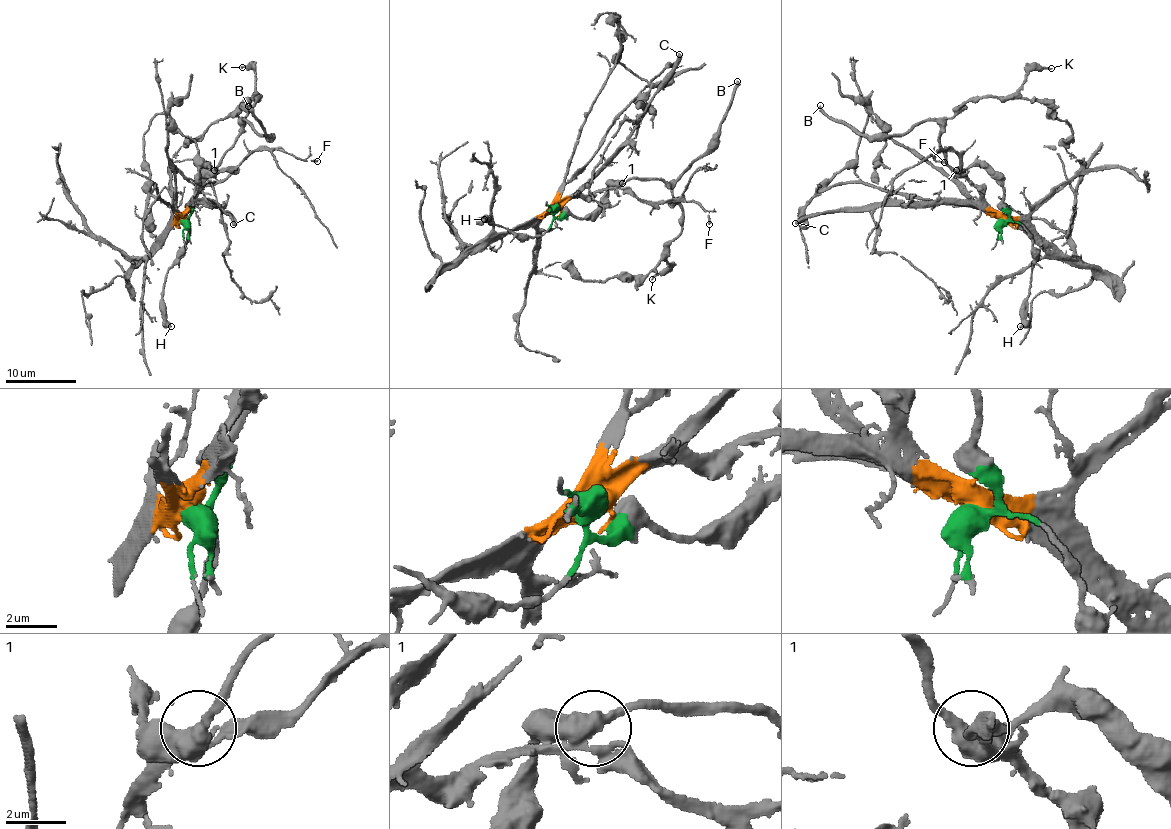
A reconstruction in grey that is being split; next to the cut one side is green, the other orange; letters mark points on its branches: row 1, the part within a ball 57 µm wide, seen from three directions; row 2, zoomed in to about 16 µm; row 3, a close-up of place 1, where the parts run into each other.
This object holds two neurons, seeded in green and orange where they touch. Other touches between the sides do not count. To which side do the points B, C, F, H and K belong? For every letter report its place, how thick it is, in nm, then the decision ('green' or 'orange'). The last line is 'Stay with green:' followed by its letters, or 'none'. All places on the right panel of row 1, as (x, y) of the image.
B: (820, 105) | 340 nm | green
C: (795, 223) | 440 nm | orange
F: (944, 162) | 160 nm | orange
H: (1020, 326) | 400 nm | green
K: (1051, 68) | 220 nm | green
Stay with green: B, H, K

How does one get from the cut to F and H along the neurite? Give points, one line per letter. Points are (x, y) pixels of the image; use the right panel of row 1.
F: (1003, 219), (980, 191), (959, 174), (959, 160), (949, 149), (934, 153), (934, 160), (945, 162)
H: (1003, 221), (1018, 223), (1029, 233), (1035, 258), (1027, 311), (1020, 327)

